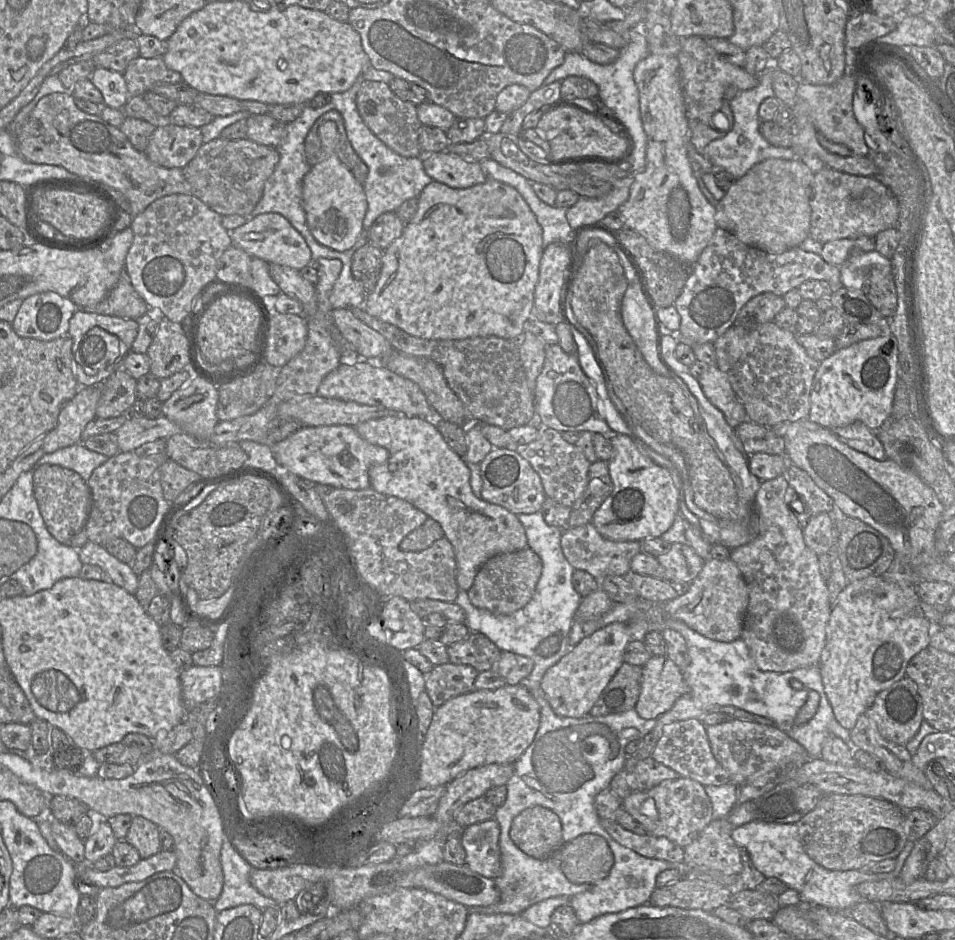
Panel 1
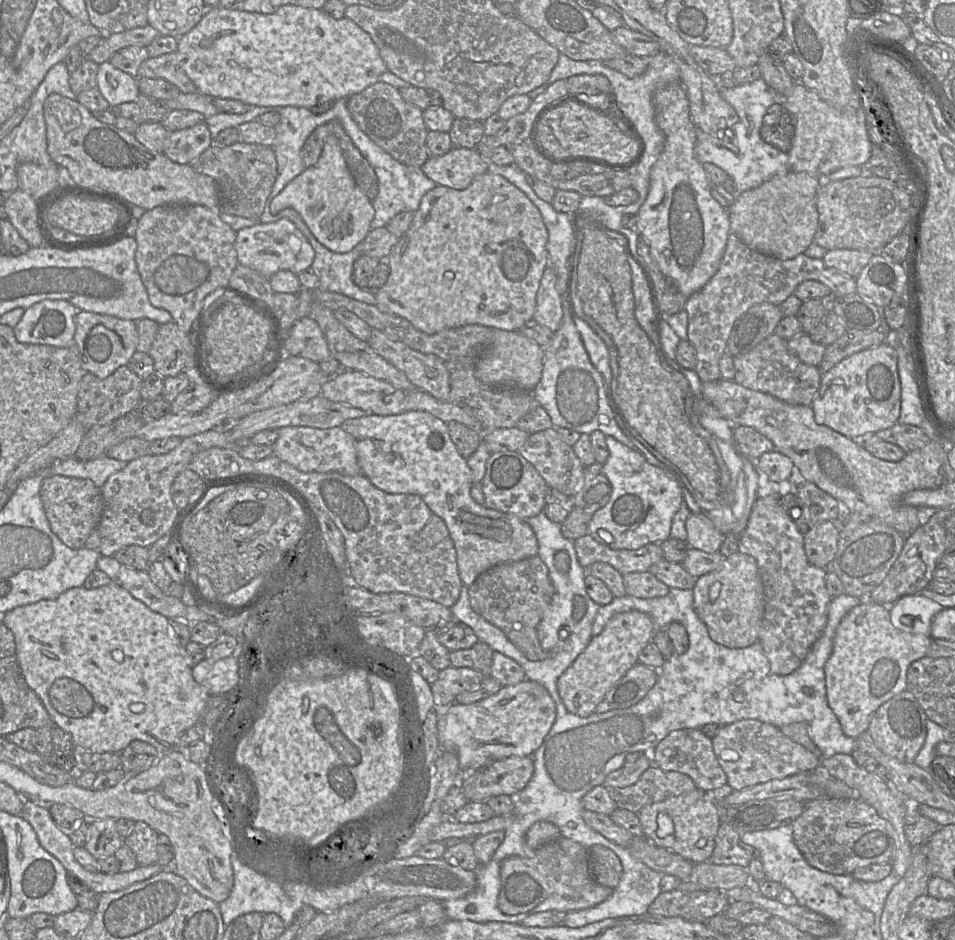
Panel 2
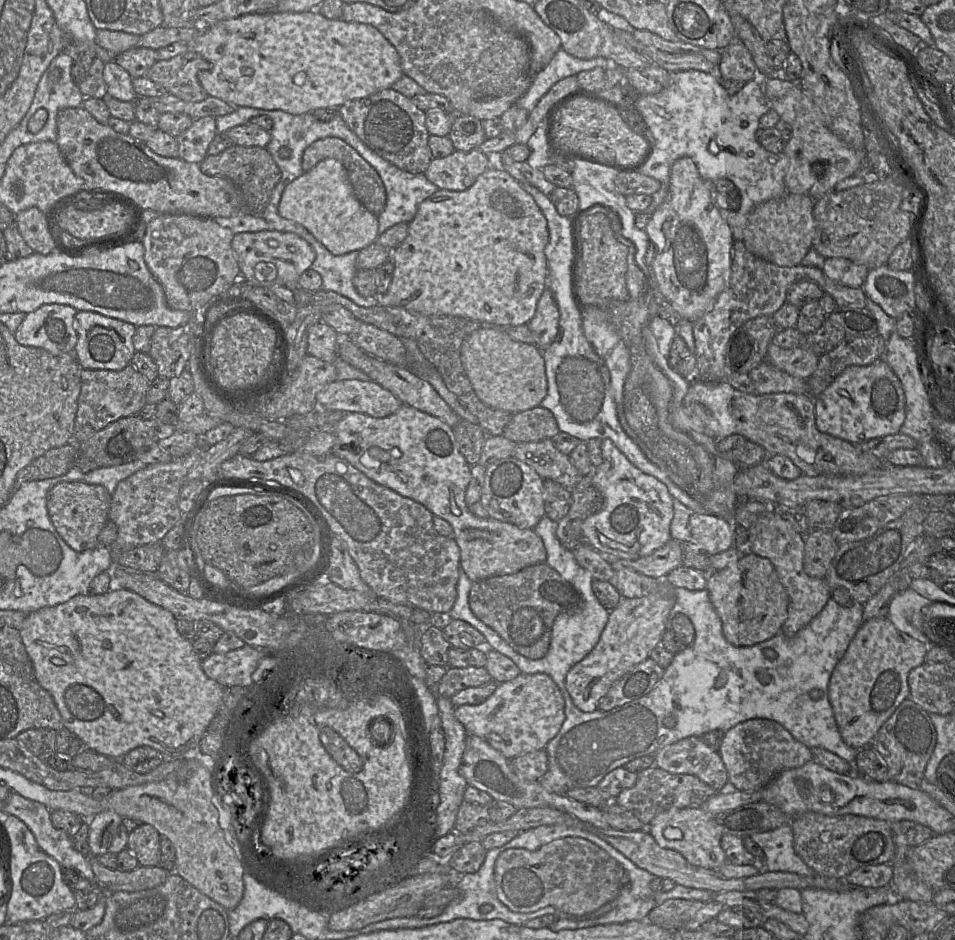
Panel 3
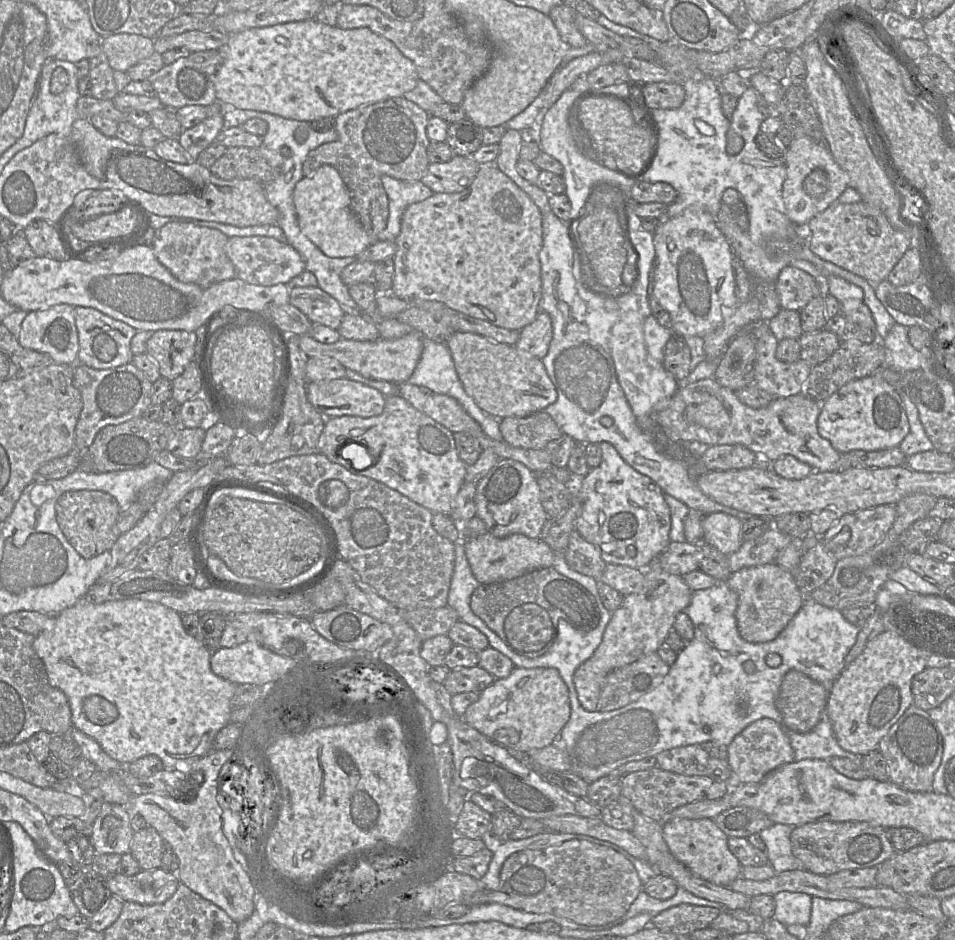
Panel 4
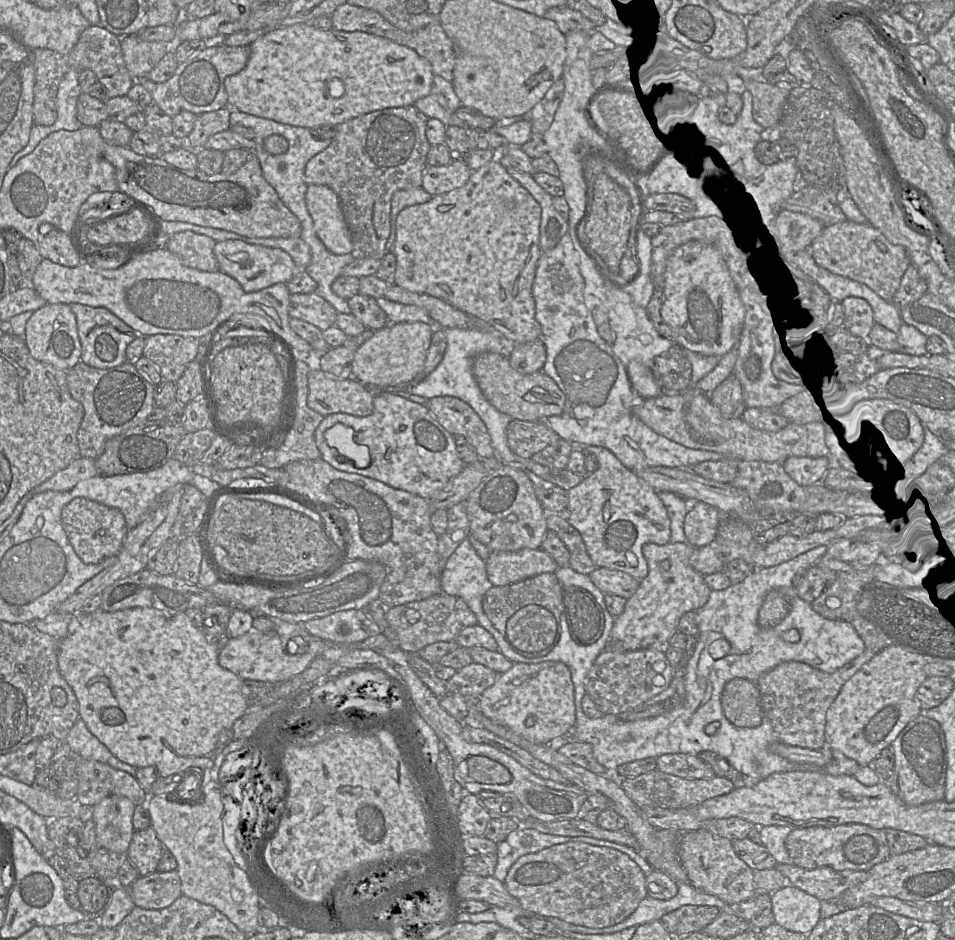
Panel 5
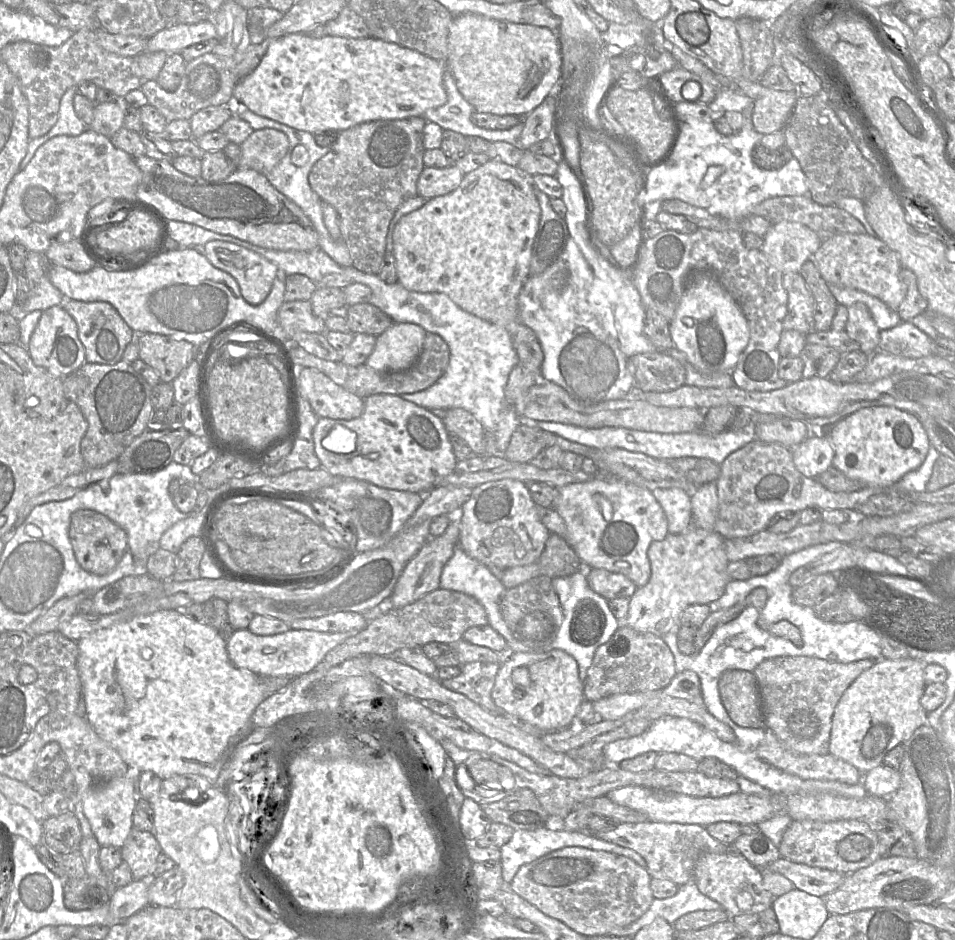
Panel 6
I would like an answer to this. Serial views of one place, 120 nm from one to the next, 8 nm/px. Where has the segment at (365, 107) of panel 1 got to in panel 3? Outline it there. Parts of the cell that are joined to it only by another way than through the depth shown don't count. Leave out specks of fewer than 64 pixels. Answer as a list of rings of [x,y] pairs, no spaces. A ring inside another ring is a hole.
[[[392,88],[370,96],[347,101],[339,107],[349,129],[374,153],[396,167],[412,174],[424,173],[433,159],[428,146],[426,113],[413,101]]]

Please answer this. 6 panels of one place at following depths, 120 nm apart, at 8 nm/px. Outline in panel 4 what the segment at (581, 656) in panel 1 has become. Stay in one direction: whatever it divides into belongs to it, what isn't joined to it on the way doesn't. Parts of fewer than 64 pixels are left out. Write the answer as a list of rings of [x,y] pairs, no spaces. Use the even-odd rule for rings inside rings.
[[[654,561],[645,571],[643,588],[624,596],[621,606],[612,612],[603,640],[593,655],[582,663],[574,673],[573,682],[581,706],[588,712],[599,710],[599,698],[604,680],[610,672],[633,663],[656,651],[664,644],[673,628],[676,615],[691,602],[692,590],[682,576],[664,571]]]

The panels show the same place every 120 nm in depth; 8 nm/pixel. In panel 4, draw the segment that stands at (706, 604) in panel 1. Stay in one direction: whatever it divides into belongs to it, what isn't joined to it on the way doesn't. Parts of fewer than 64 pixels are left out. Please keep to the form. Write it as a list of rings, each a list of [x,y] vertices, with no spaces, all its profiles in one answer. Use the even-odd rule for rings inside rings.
[[[776,562],[741,568],[732,572],[725,583],[738,596],[735,613],[738,632],[750,643],[768,642],[776,638],[804,602],[796,578]]]

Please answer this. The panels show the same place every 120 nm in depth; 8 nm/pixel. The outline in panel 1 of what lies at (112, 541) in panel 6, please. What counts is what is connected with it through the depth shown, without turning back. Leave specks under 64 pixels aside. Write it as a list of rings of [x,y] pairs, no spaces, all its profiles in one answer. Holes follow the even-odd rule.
[[[42,464],[35,467],[33,492],[45,525],[57,541],[69,546],[72,537],[84,528],[91,510],[92,496],[88,481],[59,465]]]

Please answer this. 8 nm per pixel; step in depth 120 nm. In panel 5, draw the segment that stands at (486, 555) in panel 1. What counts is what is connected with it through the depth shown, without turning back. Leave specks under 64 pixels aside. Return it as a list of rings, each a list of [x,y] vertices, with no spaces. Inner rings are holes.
[[[390,392],[375,393],[373,412],[367,417],[356,417],[346,413],[325,416],[314,434],[321,459],[337,470],[358,474],[381,481],[393,488],[409,492],[429,500],[446,484],[461,473],[465,464],[459,458],[454,437],[435,419],[429,409]],[[356,444],[369,448],[371,463],[367,468],[357,468],[347,456],[354,453]],[[541,548],[492,552],[485,565],[488,579],[495,587],[513,584],[543,573],[555,573],[559,568],[555,560]]]

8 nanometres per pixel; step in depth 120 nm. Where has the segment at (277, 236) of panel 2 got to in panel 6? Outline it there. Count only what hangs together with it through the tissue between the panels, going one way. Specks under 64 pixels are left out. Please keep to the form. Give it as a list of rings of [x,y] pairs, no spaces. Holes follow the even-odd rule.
[[[213,240],[207,242],[202,253],[216,268],[230,274],[238,283],[242,297],[251,305],[261,304],[269,295],[279,268],[263,256],[231,242]]]

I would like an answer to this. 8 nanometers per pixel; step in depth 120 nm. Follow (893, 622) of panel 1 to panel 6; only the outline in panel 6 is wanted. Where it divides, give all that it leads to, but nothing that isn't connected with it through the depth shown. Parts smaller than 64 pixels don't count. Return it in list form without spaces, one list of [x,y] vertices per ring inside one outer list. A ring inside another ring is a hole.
[[[913,658],[876,660],[875,664],[862,672],[844,691],[832,716],[829,753],[866,773],[882,765],[887,752],[909,739],[920,726],[927,724],[927,712],[920,699],[924,693],[924,664]]]

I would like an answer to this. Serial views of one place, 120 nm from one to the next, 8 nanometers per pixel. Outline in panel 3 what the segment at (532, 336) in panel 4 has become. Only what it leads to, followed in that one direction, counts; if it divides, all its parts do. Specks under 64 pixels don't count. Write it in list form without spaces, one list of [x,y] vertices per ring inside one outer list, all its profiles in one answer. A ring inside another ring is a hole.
[[[547,287],[537,302],[534,317],[527,323],[539,349],[546,349],[559,330],[560,313],[551,290]]]

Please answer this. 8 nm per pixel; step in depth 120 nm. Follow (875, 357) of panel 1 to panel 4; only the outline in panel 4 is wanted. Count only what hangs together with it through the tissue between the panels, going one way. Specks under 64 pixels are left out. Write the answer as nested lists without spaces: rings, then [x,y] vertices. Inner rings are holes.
[[[879,376],[848,382],[820,405],[818,433],[840,454],[899,446],[910,431],[906,410],[897,391]]]

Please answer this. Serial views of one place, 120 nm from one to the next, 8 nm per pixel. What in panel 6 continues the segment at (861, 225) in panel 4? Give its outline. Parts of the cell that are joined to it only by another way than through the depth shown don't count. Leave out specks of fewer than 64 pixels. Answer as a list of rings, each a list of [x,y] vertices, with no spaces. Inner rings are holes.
[[[843,233],[822,241],[812,259],[827,284],[856,289],[883,301],[897,311],[904,300],[907,287],[900,278],[899,256],[878,237]]]

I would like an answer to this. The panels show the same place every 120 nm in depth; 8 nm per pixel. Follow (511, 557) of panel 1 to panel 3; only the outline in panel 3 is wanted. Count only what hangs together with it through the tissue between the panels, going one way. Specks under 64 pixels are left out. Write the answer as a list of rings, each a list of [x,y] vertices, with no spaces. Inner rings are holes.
[[[546,563],[532,565],[513,574],[474,582],[469,593],[469,607],[479,620],[497,632],[514,651],[531,660],[539,660],[548,652],[553,623],[559,614],[583,613],[588,617],[588,602],[586,600],[585,608],[584,596]]]

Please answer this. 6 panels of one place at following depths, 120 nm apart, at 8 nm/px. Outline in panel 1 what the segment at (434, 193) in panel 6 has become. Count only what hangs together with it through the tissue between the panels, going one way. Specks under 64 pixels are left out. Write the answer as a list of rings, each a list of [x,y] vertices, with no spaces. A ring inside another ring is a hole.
[[[448,151],[424,155],[423,166],[433,180],[451,188],[469,188],[488,179],[479,162]]]

